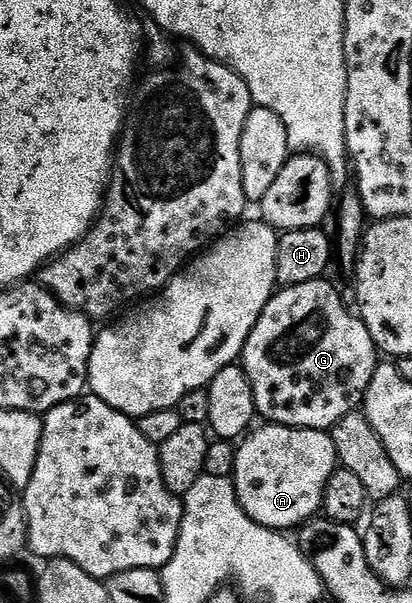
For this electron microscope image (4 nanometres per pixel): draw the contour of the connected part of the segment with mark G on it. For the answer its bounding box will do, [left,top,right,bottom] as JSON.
[242,277,378,431]

